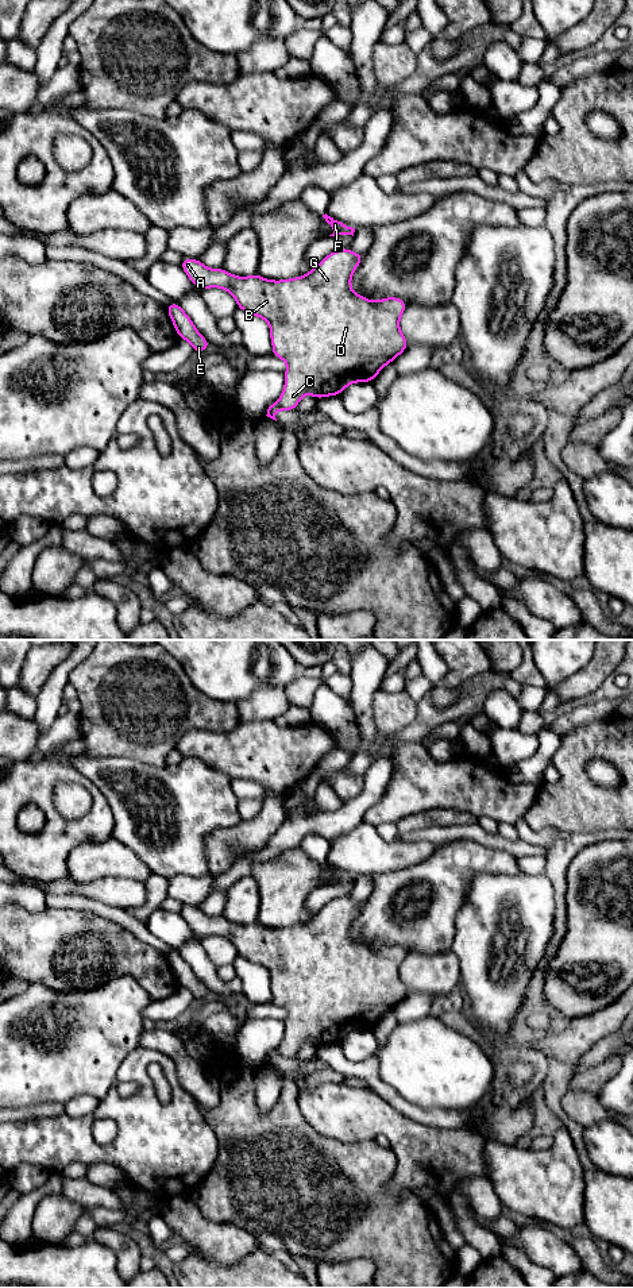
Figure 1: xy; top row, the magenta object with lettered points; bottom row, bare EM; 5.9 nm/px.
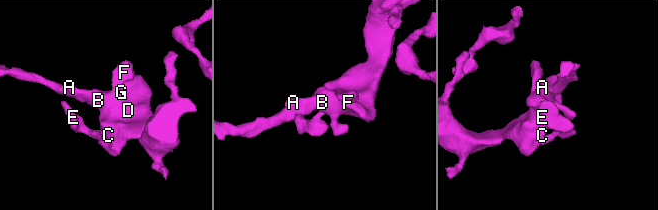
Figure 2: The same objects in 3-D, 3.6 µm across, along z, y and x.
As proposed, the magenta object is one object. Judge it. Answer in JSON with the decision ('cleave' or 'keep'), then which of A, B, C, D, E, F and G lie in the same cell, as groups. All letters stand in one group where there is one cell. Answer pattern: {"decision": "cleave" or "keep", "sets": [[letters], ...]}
{"decision": "cleave", "sets": [["A", "B", "C", "D", "F", "G"], ["E"]]}

